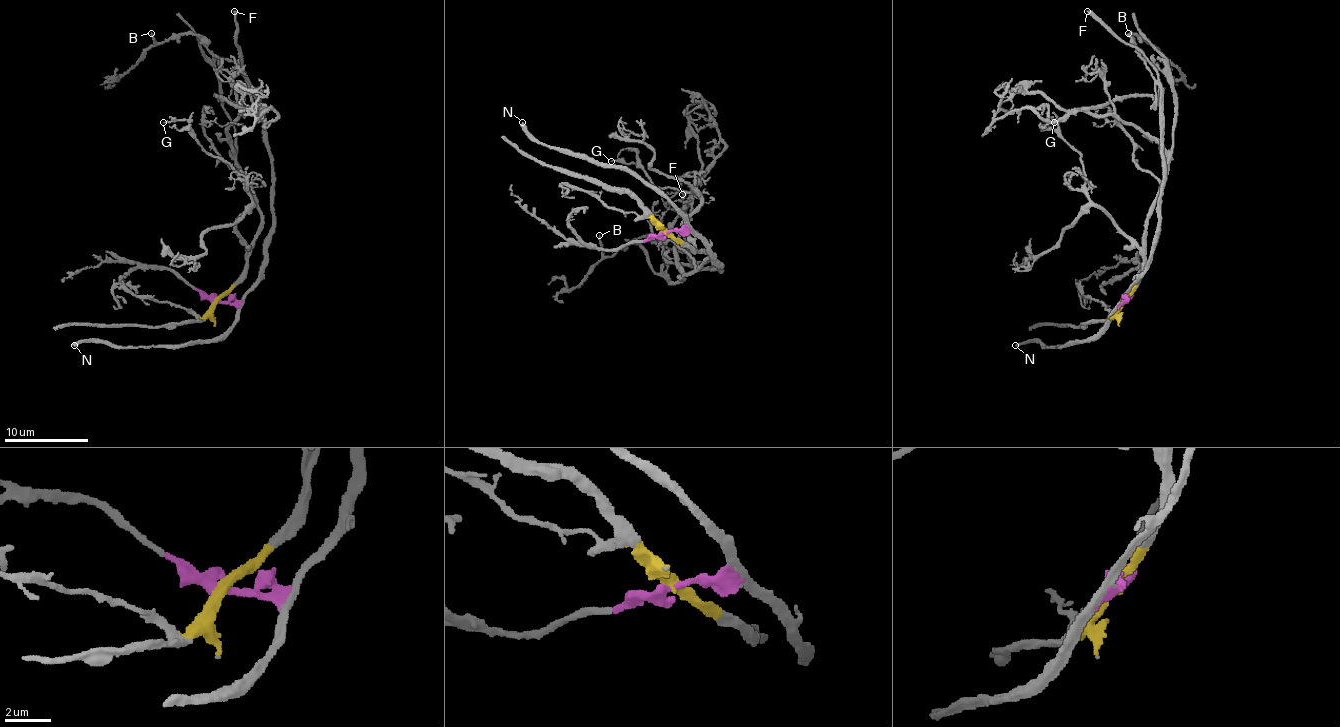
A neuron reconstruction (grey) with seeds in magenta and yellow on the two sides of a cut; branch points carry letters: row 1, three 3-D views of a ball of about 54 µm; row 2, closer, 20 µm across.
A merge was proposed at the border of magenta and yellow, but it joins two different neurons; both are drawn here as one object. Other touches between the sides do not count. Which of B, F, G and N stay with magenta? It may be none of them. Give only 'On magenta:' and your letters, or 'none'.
On magenta: B, F, N

